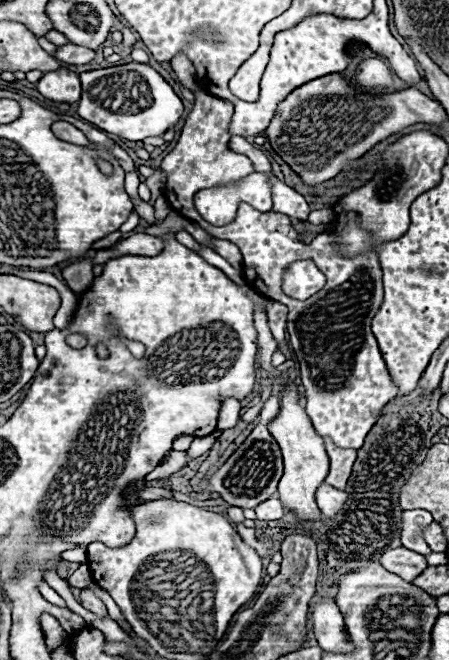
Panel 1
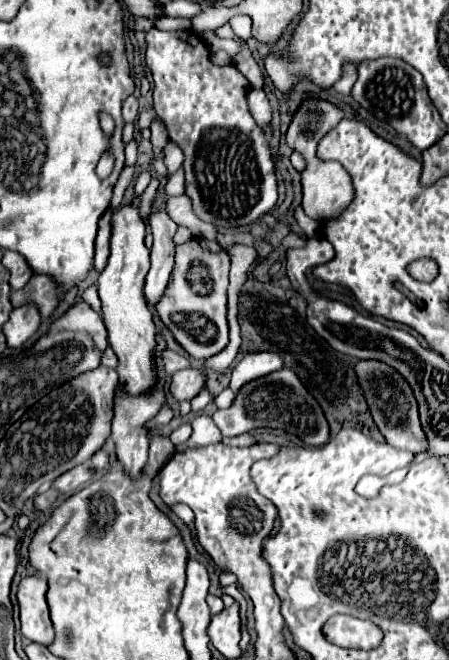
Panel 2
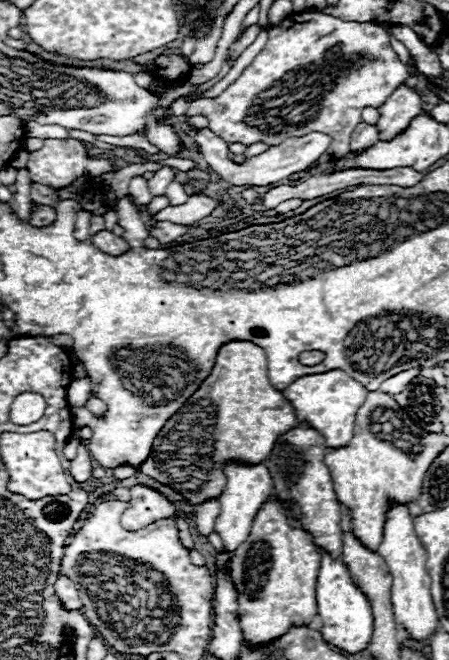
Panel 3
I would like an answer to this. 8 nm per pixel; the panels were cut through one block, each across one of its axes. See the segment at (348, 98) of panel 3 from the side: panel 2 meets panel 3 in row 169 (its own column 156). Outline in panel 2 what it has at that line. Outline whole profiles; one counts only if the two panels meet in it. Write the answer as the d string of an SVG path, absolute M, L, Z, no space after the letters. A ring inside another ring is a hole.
M194 236L176 246L176 266L172 270L170 286L158 302L156 312L190 358L212 358L228 346L228 270L230 256L218 246L218 242Z

